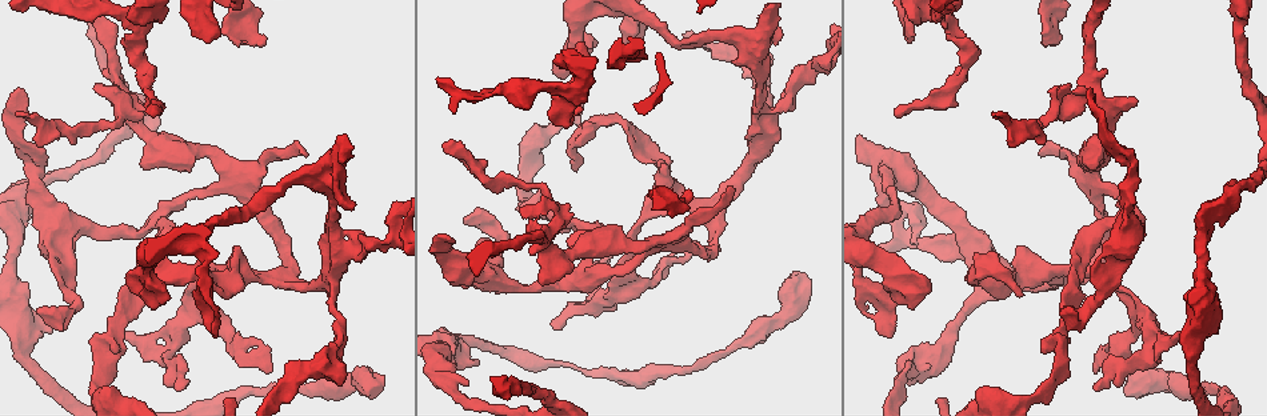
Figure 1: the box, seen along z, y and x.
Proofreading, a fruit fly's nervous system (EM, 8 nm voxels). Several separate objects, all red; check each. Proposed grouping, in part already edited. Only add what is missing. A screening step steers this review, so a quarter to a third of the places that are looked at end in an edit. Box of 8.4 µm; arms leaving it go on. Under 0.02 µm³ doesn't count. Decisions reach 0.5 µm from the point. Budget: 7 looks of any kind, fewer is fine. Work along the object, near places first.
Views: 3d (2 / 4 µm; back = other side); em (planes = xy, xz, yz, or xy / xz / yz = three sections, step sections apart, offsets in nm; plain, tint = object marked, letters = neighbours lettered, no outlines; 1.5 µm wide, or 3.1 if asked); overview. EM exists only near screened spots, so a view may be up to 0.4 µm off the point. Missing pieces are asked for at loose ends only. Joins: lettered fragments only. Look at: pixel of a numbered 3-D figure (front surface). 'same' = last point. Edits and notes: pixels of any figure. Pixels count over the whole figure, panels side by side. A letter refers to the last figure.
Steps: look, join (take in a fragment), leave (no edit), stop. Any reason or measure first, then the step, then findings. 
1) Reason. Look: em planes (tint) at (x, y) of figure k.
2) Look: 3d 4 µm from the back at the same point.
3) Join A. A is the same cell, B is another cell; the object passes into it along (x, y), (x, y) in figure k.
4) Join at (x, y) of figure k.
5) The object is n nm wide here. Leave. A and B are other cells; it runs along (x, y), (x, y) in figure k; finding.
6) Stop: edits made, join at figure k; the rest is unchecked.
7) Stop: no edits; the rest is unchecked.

Free end. Look: 3d 4 µm from the back at (519, 208) of figure 1.

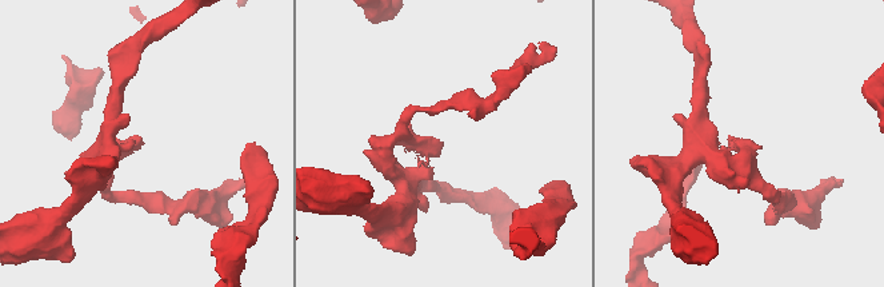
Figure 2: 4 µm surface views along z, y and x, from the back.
Look: em planes (letters) at (742, 145) of figure 2.

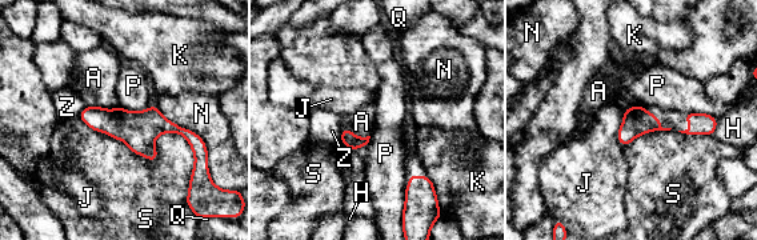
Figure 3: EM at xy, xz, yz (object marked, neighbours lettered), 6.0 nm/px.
Leave. A, H, J, K, N, P, Q, S and Z are other cells; a border runs along (685, 111), (712, 115), (717, 119) in figure 3; no lettered fragment goes on from it.

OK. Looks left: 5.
Free end. Look: em planes (letters) at (1074, 310) of figure 1.

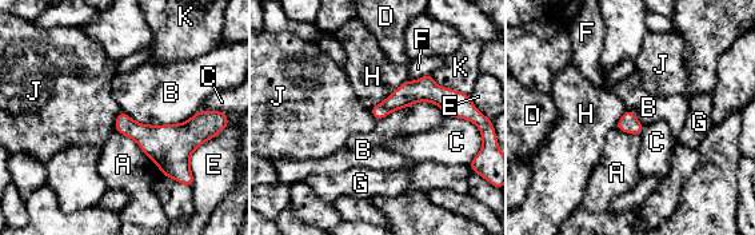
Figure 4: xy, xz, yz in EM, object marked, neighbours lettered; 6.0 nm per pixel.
Leave. A, B, C, D, E, F, G, H, J and K are other cells; a border runs along (122, 110), (148, 124), (200, 111) in figure 4; none of them fits.

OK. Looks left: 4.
Branch stops here. Look: 3d 4 µm at (368, 393) of figure 1.

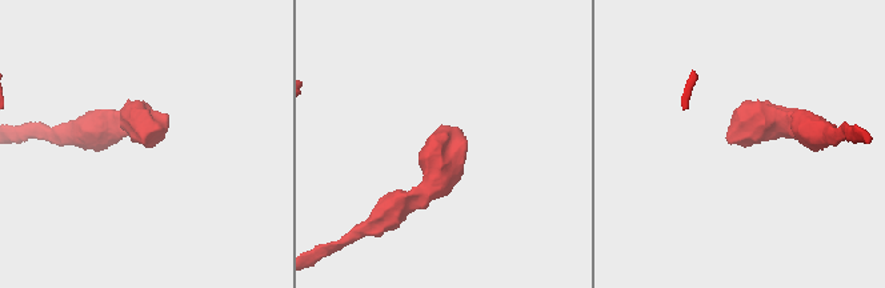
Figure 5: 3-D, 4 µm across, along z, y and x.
Look: em planes (tint) at (441, 127) of figure 5.

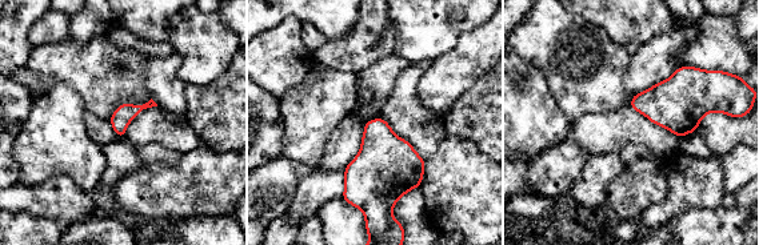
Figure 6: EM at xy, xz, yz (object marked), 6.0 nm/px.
Look: em planes (letters) at the same point.

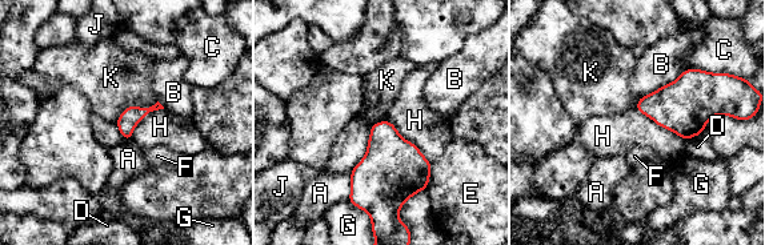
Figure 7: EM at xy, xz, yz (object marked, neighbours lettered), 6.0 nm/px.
The longest contact is with H, 380 nm. Leave. A, B, C, D, E, F, G, H, J and K are other cells; a border runs along (157, 101), (127, 107), (115, 121) in figure 7; none of them fits.

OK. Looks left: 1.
Stop: no edits; the rest is unchecked.

